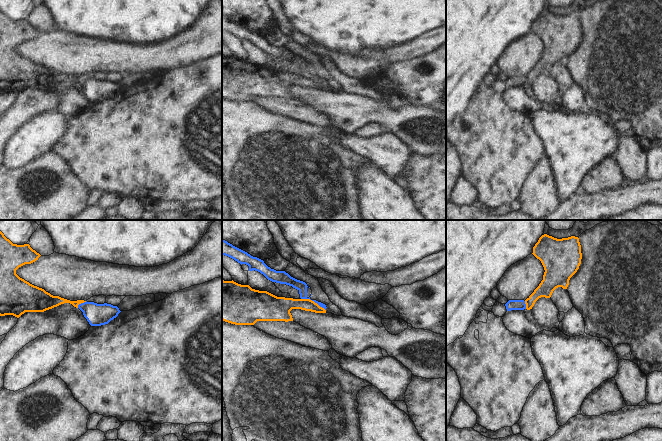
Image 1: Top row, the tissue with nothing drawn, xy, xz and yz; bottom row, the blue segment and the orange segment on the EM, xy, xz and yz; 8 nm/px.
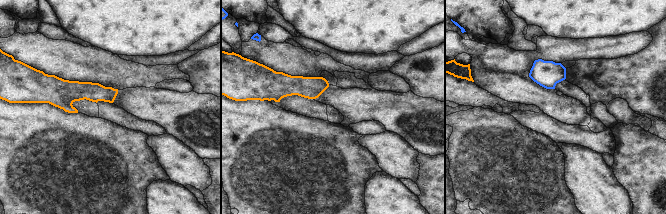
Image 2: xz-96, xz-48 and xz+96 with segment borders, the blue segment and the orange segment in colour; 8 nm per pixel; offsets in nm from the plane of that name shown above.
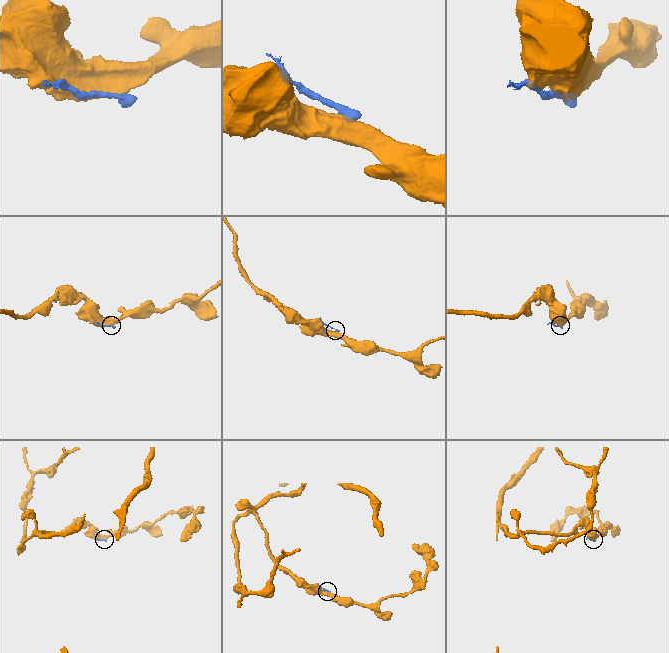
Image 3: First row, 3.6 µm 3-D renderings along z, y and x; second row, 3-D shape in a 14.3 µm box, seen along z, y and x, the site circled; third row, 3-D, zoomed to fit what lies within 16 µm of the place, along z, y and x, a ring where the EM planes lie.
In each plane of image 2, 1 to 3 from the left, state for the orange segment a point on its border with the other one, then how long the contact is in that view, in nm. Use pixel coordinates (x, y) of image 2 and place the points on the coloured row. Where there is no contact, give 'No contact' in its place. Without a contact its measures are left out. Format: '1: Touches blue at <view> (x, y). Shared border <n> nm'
1: No contact
2: No contact
3: No contact.

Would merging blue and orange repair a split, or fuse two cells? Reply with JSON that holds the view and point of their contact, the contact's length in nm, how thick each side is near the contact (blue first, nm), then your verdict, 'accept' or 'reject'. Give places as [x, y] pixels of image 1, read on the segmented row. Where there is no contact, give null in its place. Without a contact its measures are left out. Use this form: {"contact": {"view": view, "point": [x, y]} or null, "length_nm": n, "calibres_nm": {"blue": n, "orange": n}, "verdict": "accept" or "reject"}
{"contact": {"view": "xy", "point": [81, 303]}, "length_nm": 90, "calibres_nm": {"blue": 180, "orange": 110}, "verdict": "reject"}

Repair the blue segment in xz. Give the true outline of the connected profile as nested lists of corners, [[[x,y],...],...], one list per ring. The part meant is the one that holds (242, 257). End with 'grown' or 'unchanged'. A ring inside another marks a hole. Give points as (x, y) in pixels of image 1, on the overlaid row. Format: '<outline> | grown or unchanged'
[[[222,240],[222,255],[228,256],[238,263],[249,266],[249,271],[258,271],[268,280],[280,284],[286,284],[297,289],[301,299],[310,299],[307,297],[307,284],[303,281],[291,277],[285,271],[276,271],[268,267],[263,260],[253,257],[247,252],[233,246],[225,240]]] | unchanged

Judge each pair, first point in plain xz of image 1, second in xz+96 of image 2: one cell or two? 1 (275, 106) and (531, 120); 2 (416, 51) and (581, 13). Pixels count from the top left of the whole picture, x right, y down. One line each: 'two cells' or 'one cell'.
1: two cells
2: two cells

